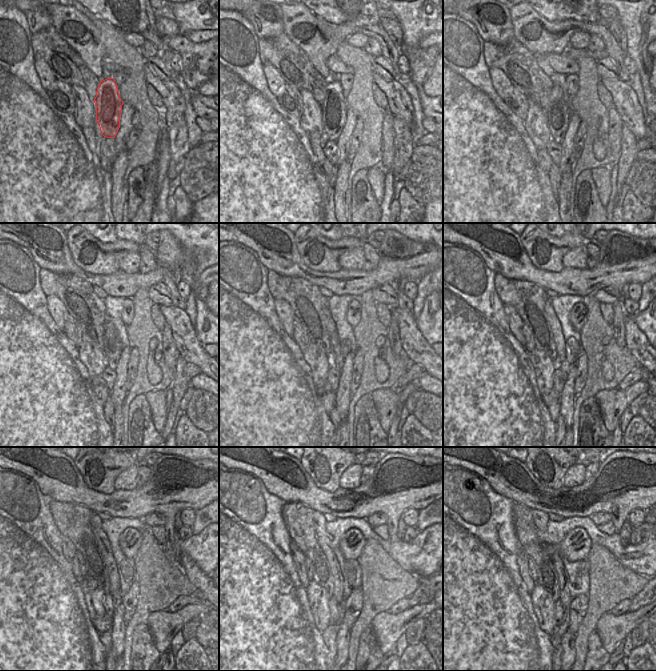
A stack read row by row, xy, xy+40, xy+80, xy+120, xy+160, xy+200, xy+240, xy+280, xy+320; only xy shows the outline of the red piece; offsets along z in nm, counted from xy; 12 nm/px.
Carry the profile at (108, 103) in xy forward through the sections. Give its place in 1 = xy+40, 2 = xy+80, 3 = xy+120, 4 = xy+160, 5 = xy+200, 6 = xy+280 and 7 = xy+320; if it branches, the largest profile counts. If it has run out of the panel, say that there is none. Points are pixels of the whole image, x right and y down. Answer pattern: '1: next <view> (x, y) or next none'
1: next xy+40 (333, 108)
2: next xy+80 (558, 114)
3: next xy+120 (111, 346)
4: next xy+160 (337, 360)
5: next xy+200 (564, 366)
6: next xy+280 (341, 610)
7: next xy+320 (561, 630)

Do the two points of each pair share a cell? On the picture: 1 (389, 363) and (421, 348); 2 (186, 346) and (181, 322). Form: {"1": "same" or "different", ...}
{"1": "different", "2": "same"}

